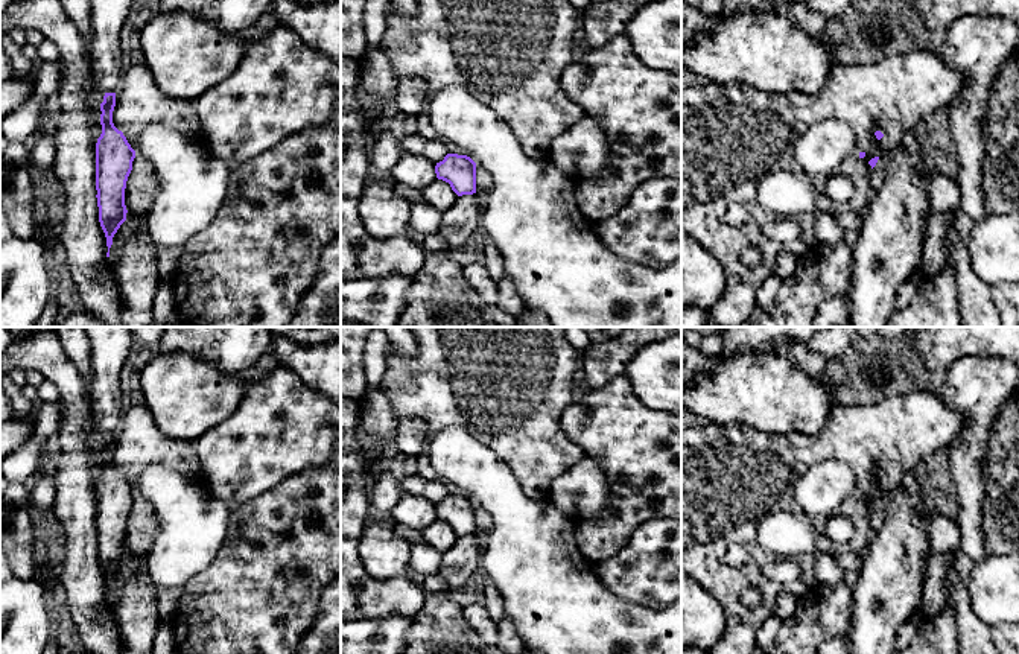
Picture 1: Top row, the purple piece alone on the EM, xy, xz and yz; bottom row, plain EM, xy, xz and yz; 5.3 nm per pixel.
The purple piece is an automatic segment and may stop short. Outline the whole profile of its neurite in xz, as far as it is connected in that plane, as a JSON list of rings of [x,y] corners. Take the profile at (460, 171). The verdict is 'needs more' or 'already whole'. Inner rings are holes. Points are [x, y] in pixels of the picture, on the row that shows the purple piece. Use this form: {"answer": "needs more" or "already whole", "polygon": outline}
{"answer": "already whole", "polygon": [[[447,154],[436,163],[435,173],[438,179],[449,183],[458,196],[476,193],[476,163],[467,155]]]}

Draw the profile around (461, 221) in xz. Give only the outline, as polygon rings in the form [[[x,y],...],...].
[[[476,193],[462,195],[443,213],[438,234],[447,240],[449,249],[464,246],[471,236],[481,231],[481,204]]]

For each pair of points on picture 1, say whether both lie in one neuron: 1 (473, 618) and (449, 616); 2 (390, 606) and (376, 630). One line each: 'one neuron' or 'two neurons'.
1: two neurons
2: two neurons

